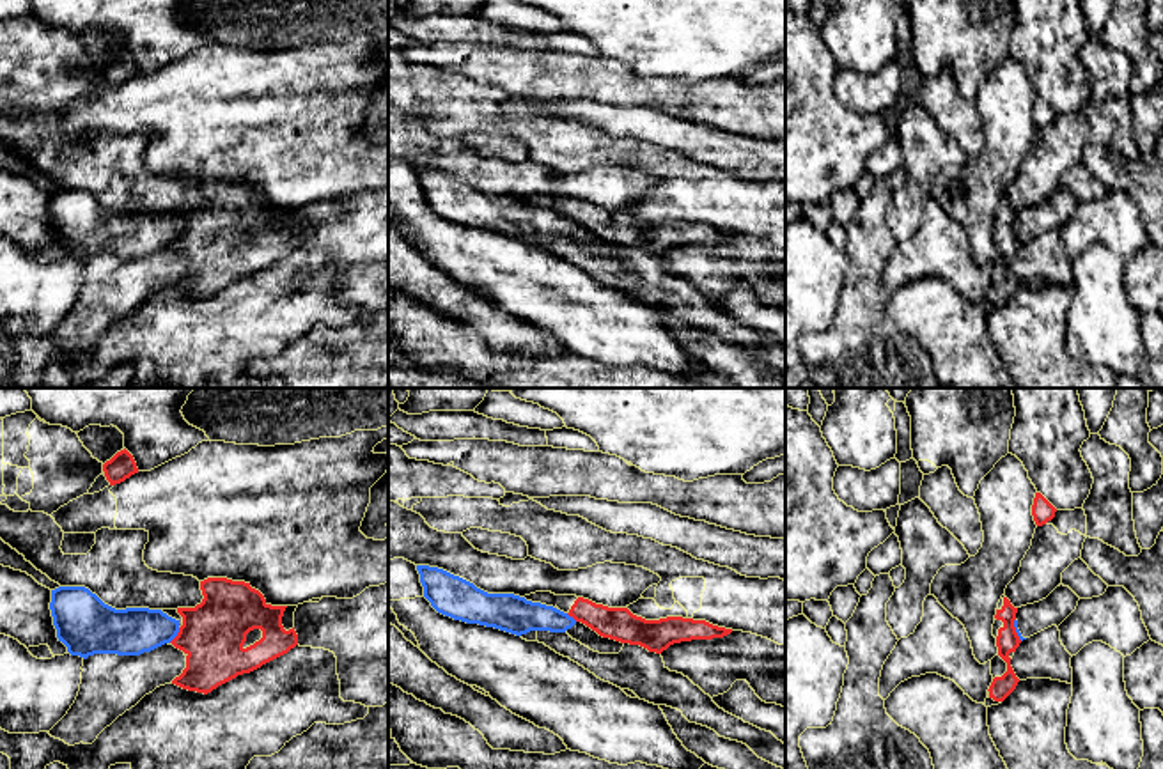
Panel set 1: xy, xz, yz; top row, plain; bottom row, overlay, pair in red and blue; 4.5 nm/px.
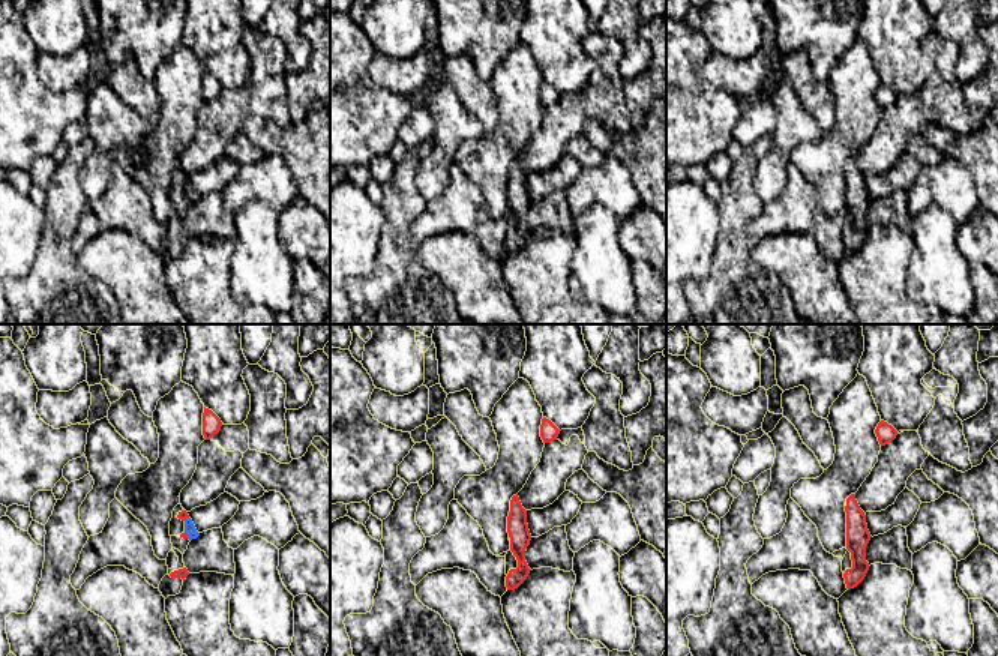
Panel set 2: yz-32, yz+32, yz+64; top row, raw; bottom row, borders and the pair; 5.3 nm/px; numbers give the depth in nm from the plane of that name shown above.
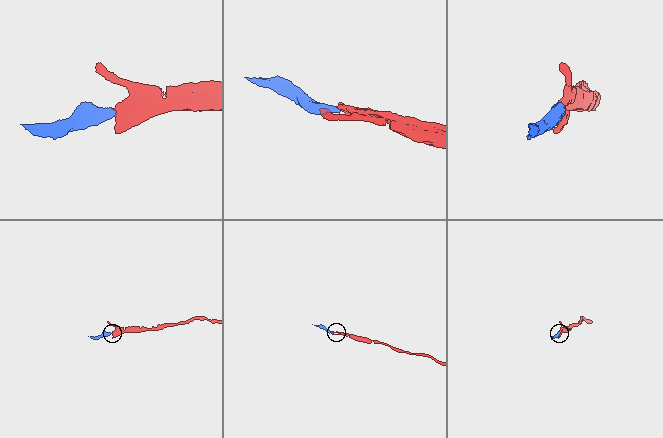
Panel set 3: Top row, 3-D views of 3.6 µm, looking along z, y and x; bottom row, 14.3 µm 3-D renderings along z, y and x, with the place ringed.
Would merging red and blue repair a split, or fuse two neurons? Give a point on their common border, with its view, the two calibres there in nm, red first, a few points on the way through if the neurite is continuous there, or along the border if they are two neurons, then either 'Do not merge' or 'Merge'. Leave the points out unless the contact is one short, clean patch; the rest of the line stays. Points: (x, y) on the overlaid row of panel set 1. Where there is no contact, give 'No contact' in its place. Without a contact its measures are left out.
Touches red at xy (178, 635). Thickness 300 nm (red) against 220 nm. Boundary: xy (179, 628), (169, 642). Do not merge

